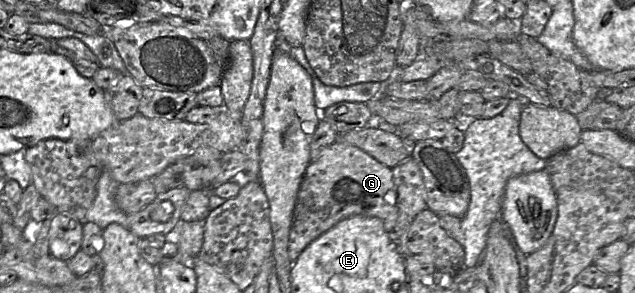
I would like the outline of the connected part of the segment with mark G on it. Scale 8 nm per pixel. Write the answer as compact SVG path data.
M336 141L307 166L293 213L288 253L295 262L302 251L339 221L364 215L379 218L391 233L398 218L396 191L390 168L356 146Z

